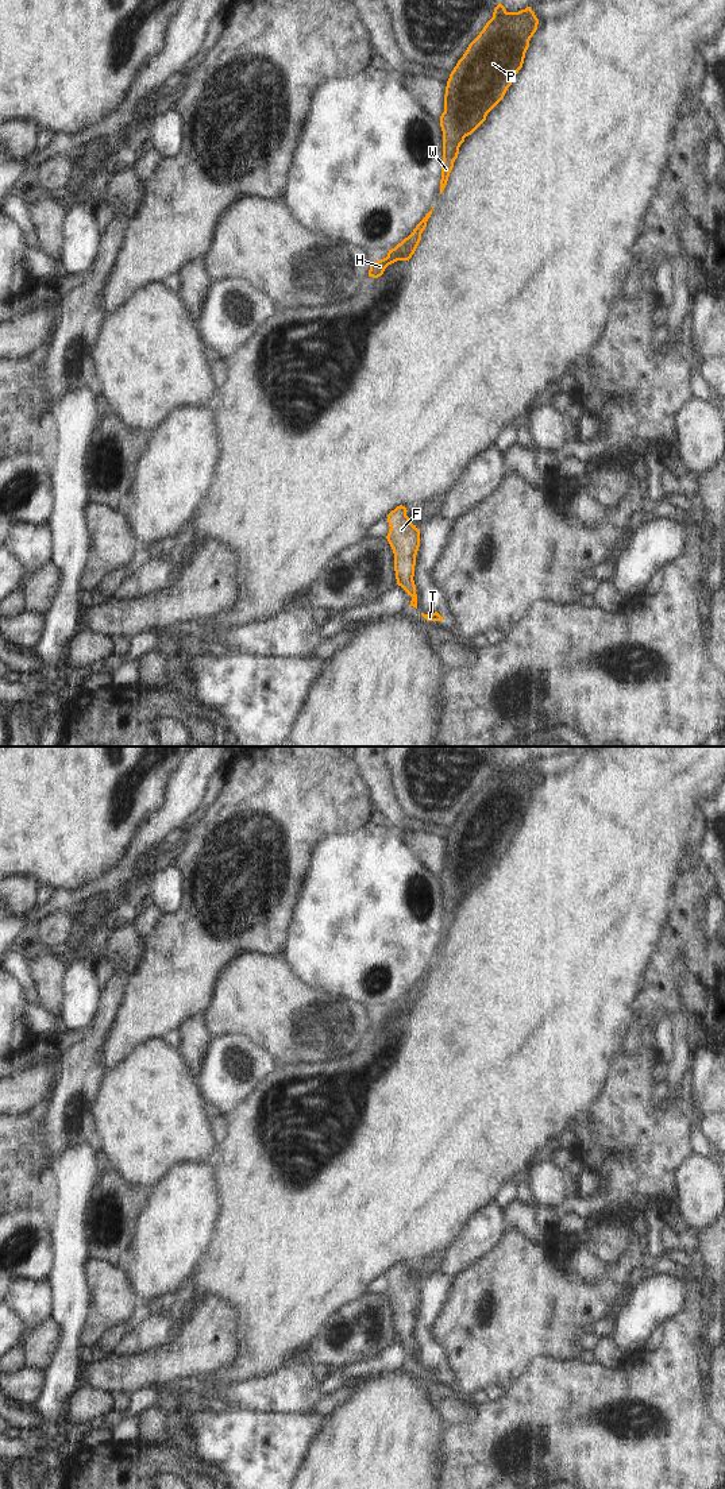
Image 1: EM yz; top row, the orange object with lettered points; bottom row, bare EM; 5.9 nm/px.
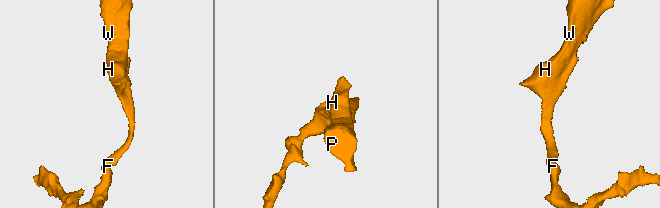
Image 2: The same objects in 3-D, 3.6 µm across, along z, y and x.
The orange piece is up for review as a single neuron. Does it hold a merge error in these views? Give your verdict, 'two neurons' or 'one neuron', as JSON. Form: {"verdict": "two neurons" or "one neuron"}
{"verdict": "one neuron"}

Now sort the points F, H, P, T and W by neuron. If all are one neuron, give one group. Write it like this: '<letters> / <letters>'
F H P T W

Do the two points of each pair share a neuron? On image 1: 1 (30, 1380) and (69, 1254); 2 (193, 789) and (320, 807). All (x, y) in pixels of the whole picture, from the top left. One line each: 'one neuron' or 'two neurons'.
1: two neurons
2: two neurons

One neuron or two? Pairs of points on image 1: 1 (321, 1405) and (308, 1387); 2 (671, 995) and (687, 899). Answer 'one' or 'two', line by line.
1: two
2: one

